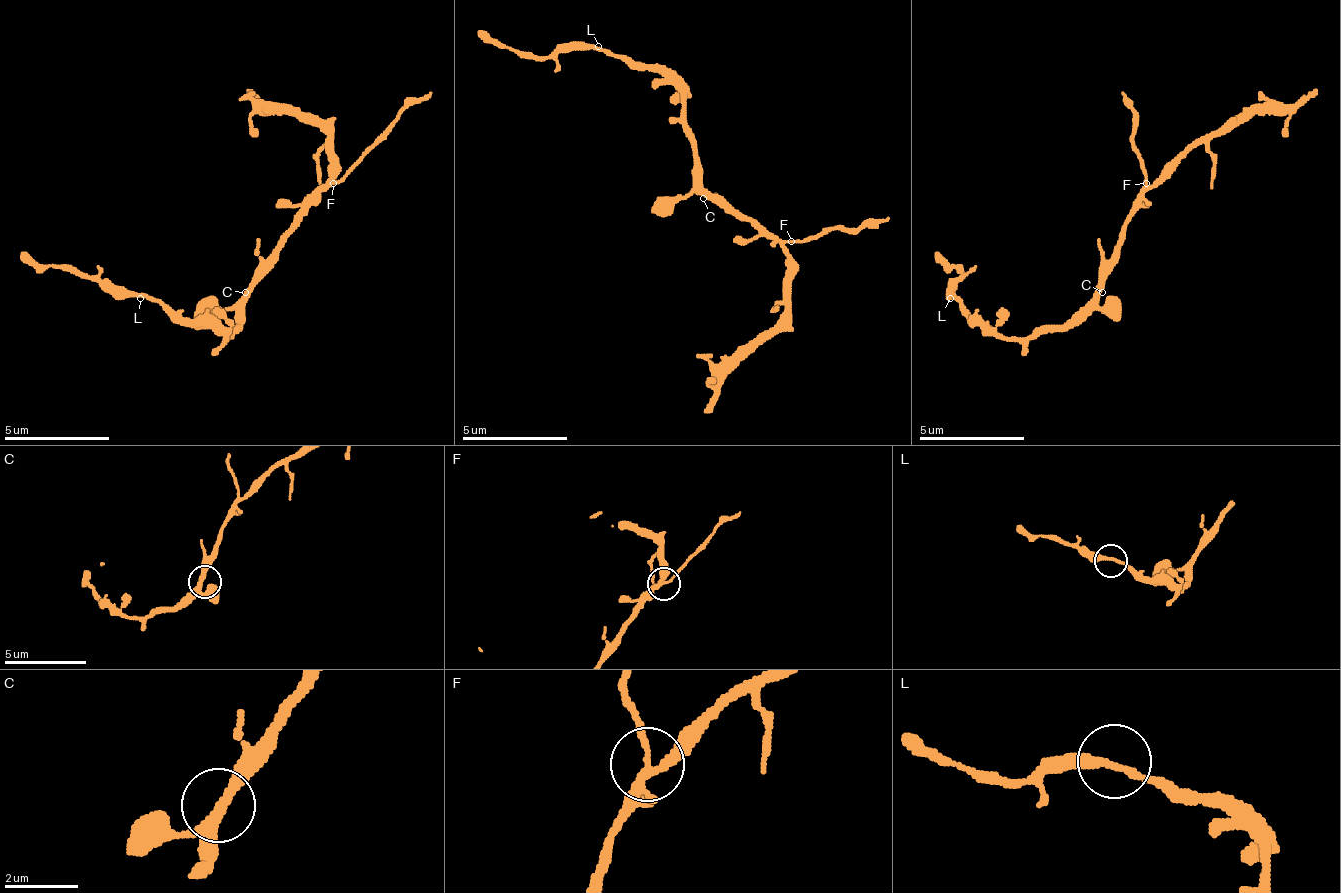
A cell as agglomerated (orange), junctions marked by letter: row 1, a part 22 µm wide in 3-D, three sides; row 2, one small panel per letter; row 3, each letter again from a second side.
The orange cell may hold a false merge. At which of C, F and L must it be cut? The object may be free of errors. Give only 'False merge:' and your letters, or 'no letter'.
False merge: F

